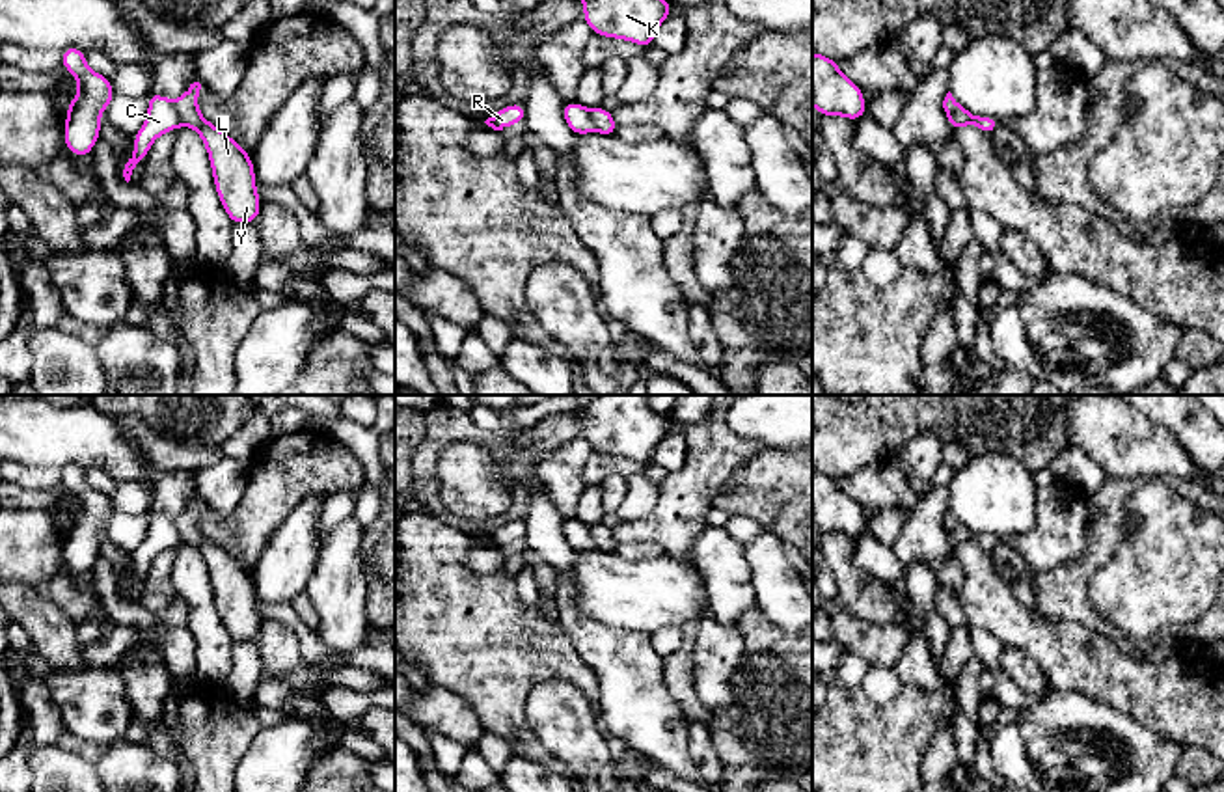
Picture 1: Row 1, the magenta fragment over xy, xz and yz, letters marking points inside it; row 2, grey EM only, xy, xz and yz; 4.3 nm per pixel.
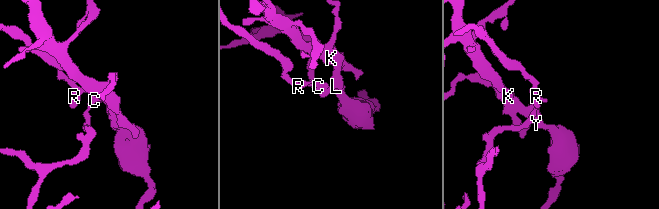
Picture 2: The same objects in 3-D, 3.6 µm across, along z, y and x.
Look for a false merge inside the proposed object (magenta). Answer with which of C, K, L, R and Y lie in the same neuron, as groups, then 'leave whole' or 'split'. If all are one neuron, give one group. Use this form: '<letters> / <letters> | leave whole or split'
C R / K L Y | split

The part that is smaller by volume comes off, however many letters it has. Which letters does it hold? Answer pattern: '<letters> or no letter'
K, L, Y

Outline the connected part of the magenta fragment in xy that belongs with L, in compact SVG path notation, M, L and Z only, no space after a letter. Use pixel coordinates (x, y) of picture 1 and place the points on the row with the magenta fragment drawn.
M194 82L173 102L181 123L201 136L209 153L216 194L233 225L257 222L261 198L255 186L253 160L231 136L201 116L196 102L199 89L201 84Z

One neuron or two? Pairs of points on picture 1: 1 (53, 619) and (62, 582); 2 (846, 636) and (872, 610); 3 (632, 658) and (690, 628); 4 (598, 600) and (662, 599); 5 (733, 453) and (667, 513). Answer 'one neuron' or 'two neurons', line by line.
1: two neurons
2: two neurons
3: two neurons
4: one neuron
5: one neuron

